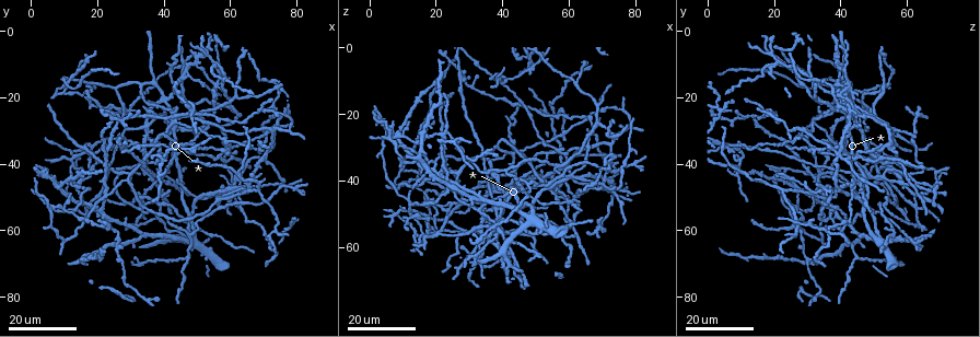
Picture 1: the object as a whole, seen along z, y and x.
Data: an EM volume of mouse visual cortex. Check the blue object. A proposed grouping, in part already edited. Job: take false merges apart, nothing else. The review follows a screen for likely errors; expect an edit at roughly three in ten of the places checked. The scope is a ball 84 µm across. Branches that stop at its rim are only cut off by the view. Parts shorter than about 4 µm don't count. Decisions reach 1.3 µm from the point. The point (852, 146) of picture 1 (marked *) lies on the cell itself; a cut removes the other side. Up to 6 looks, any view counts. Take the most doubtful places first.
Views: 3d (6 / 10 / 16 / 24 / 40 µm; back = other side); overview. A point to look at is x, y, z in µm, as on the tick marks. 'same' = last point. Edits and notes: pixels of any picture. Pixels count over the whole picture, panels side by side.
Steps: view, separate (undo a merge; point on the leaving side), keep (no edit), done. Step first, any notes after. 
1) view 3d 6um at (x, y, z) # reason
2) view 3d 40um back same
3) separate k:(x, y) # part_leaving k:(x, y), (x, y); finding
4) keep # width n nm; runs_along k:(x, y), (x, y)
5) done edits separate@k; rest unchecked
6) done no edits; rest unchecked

view 3d 16um at (10.5, 53.5, 26.5) # three arms meet

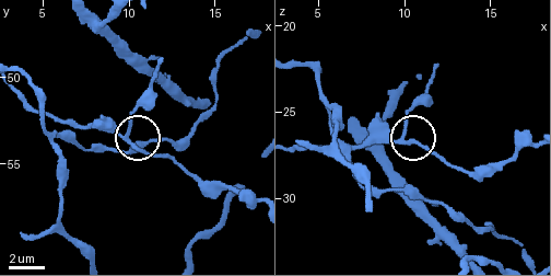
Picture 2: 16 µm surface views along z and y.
view 3d 10um at (9.9, 53.3, 26.7)

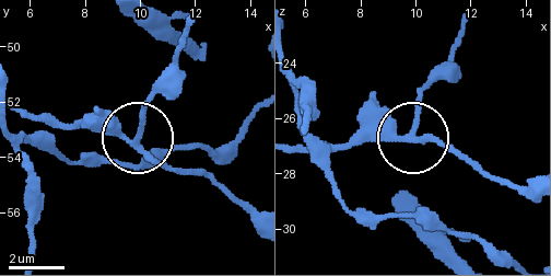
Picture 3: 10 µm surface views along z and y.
keep # side_arm 7 um; one cell here

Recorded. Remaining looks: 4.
view 3d 16um at (62.0, 43.0, 10.5) # arms part here

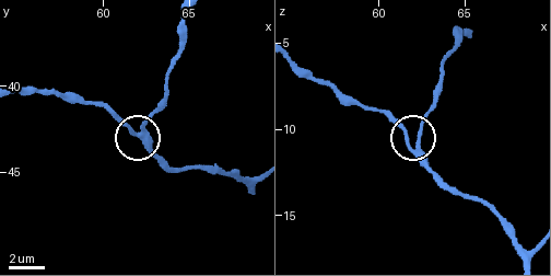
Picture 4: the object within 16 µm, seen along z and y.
view 3d 6um at (62.3, 42.4, 11.0)

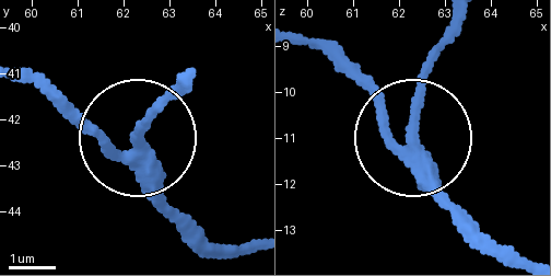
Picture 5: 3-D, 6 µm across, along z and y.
keep # runs_along 5:(508, 254), (449, 203), (422, 144), (313, 42); continuous, no second cell

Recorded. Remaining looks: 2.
view 3d 16um at (29.5, 44.5, 32.5) # three arms meet

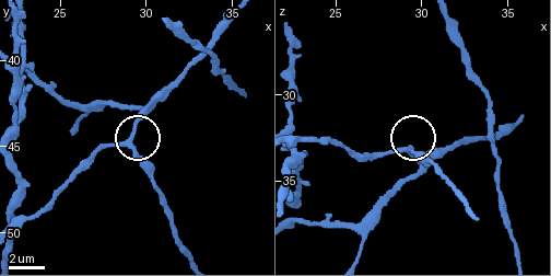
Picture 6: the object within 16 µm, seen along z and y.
view 3d 10um at (28.9, 44.8, 33.1)

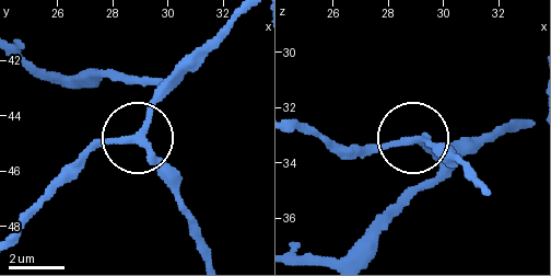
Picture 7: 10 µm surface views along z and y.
keep # side_arm 99 um; continuous, no second cell

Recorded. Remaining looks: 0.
done no edits; rest unchecked

